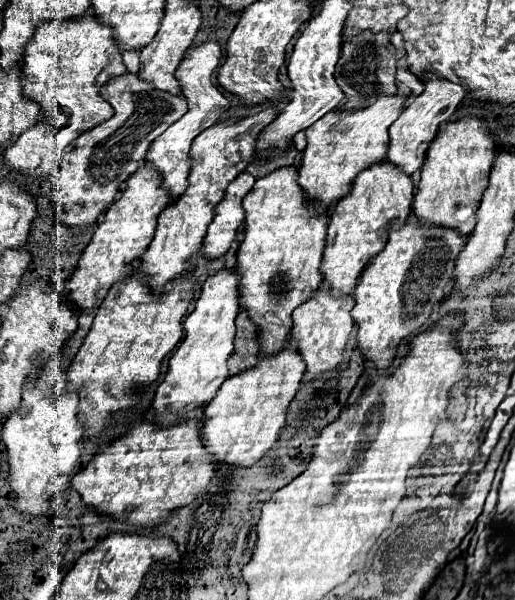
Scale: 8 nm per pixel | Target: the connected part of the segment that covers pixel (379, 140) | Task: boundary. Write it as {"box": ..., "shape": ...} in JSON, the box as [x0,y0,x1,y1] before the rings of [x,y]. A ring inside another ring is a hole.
{"box":[299,93,407,211],"shape":[[[395,93],[377,99],[377,103],[363,107],[361,111],[333,109],[329,111],[329,115],[323,115],[317,123],[313,123],[305,131],[307,147],[303,151],[303,161],[299,167],[299,185],[303,187],[307,197],[319,201],[327,211],[333,201],[339,201],[347,195],[349,185],[359,171],[377,161],[383,161],[389,149],[389,127],[403,113],[405,103],[407,99]]]}

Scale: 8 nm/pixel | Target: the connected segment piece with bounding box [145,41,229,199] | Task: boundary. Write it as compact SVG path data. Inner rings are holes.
M205 41L201 45L195 45L195 47L189 47L189 51L185 53L179 69L177 69L177 81L179 81L179 87L181 87L181 95L187 99L187 113L175 121L163 135L159 135L145 159L163 175L163 185L169 189L171 197L179 197L185 187L187 187L187 177L189 177L189 171L191 171L191 143L193 139L205 131L207 127L211 127L213 123L217 123L221 119L221 115L229 109L229 101L225 99L225 95L213 85L211 81L211 75L213 71L217 69L219 65L219 59L221 59L221 47L217 41Z

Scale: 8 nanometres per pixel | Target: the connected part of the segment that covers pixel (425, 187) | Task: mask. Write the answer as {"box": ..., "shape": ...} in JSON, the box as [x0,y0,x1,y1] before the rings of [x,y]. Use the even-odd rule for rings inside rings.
{"box":[413,117,497,235],"shape":[[[463,117],[451,123],[445,123],[437,137],[431,141],[425,163],[421,167],[419,183],[415,189],[413,213],[423,223],[445,225],[459,229],[461,235],[469,235],[477,221],[477,207],[481,195],[489,185],[489,171],[497,155],[497,145],[493,135],[479,117]]]}

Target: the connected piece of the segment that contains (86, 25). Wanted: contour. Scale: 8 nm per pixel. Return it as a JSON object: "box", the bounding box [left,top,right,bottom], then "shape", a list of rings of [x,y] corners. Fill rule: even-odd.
{"box":[23,11,127,153],"shape":[[[87,11],[81,17],[71,17],[71,19],[63,21],[55,31],[51,31],[51,35],[47,35],[47,41],[39,41],[39,31],[33,35],[33,39],[25,47],[25,57],[23,57],[23,93],[33,101],[37,99],[37,103],[41,105],[39,117],[51,119],[51,123],[55,124],[57,127],[55,143],[61,147],[61,151],[64,153],[65,148],[83,131],[93,129],[95,125],[103,123],[105,119],[109,119],[113,115],[113,107],[101,97],[101,87],[109,79],[113,79],[125,71],[127,71],[127,67],[123,65],[121,51],[113,37],[113,29],[105,23],[99,23],[97,17],[91,11]]]}

